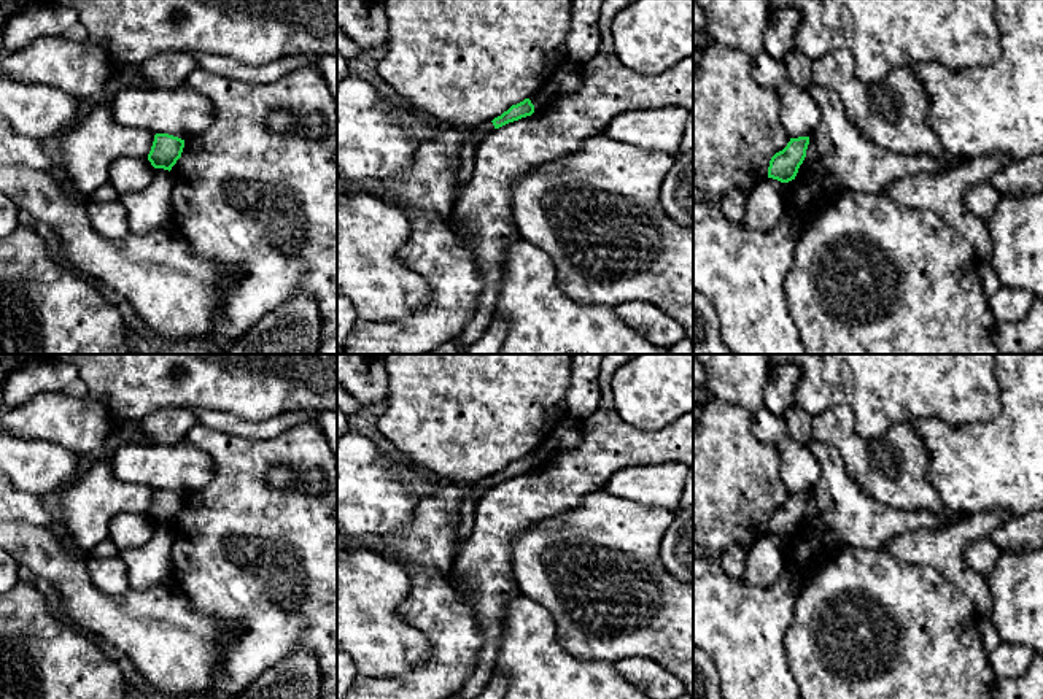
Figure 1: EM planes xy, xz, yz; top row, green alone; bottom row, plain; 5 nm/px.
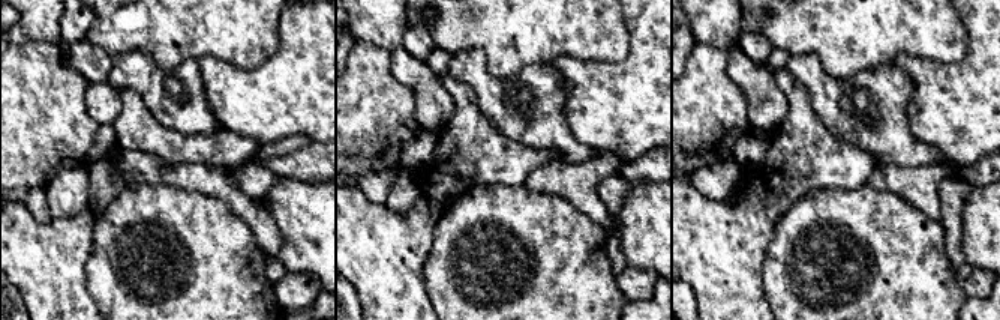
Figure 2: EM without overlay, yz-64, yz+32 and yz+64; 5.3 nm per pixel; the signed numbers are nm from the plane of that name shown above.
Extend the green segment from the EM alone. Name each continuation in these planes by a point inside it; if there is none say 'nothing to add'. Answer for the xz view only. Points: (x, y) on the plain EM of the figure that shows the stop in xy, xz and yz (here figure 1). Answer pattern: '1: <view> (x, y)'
1: xz (428, 540)

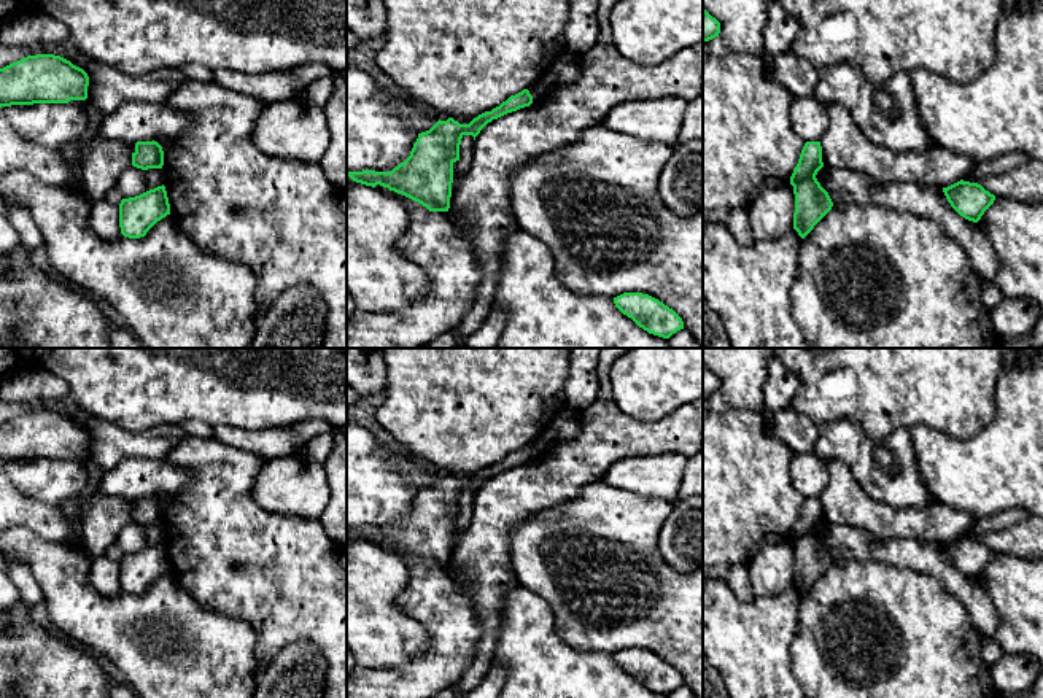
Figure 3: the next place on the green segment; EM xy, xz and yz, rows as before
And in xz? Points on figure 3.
nothing to add

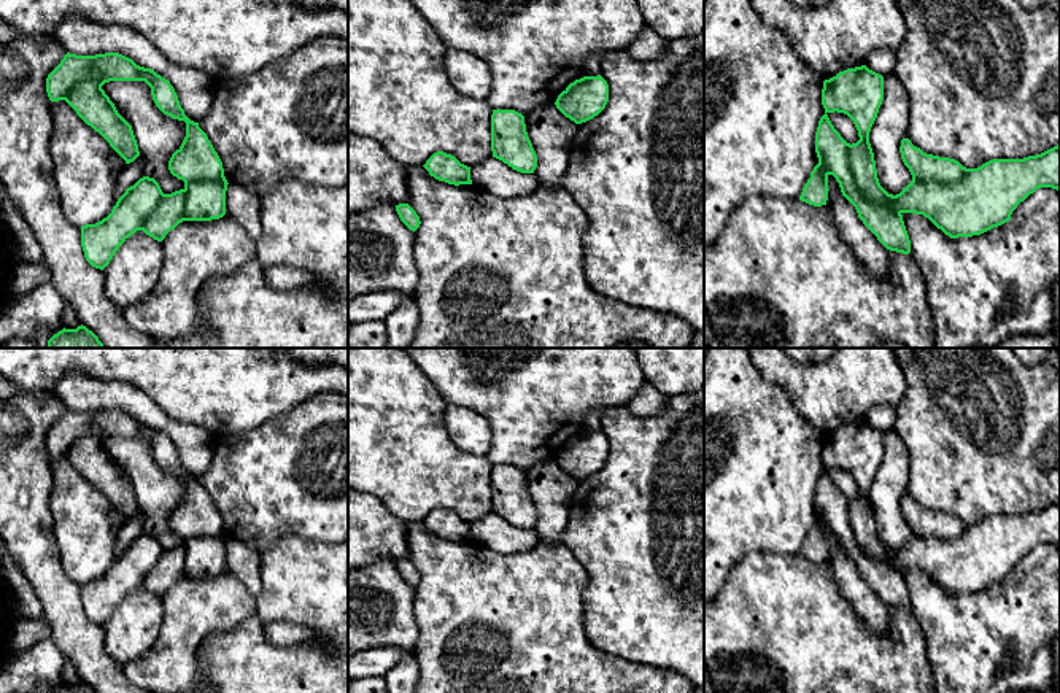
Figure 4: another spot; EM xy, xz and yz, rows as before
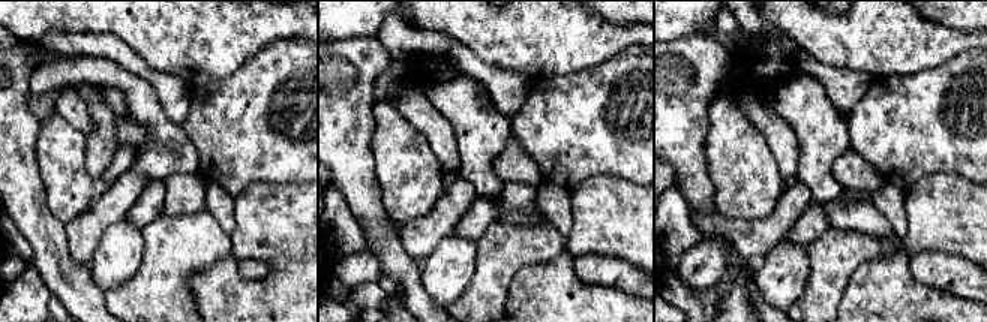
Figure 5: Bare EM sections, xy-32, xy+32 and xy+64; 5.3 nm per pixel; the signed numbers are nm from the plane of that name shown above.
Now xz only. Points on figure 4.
nothing to add

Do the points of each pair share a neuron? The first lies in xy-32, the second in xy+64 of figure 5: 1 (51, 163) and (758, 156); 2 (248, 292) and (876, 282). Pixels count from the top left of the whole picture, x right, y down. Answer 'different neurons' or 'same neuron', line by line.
1: same neuron
2: same neuron

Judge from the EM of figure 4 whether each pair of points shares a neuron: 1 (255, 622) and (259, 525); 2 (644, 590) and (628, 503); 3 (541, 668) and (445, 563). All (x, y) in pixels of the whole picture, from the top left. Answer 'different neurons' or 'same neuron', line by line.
1: different neurons
2: same neuron
3: same neuron

